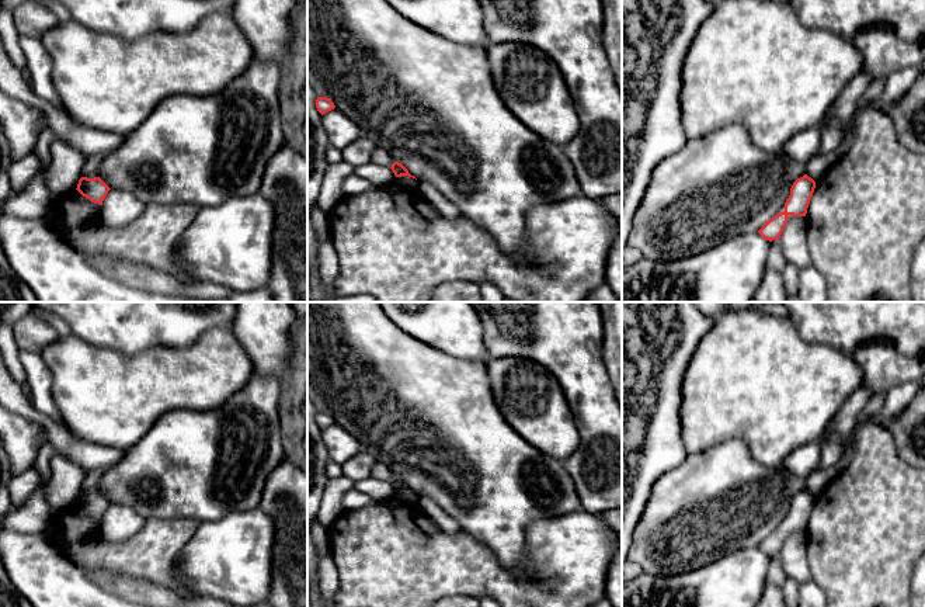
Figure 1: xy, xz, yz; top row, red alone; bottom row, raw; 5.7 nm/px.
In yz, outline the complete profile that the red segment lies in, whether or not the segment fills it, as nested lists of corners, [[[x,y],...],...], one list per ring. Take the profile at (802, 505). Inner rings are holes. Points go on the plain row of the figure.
[[[807,489],[797,493],[793,497],[790,503],[790,510],[785,517],[785,526],[769,534],[758,545],[758,548],[769,556],[780,554],[780,549],[790,530],[806,531],[814,503],[816,503],[816,496],[810,493]]]

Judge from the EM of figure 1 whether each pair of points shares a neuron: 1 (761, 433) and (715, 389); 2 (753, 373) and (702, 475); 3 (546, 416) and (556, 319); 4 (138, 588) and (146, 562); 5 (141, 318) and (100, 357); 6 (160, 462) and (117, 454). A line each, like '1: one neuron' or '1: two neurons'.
1: one neuron
2: two neurons
3: two neurons
4: two neurons
5: two neurons
6: two neurons

